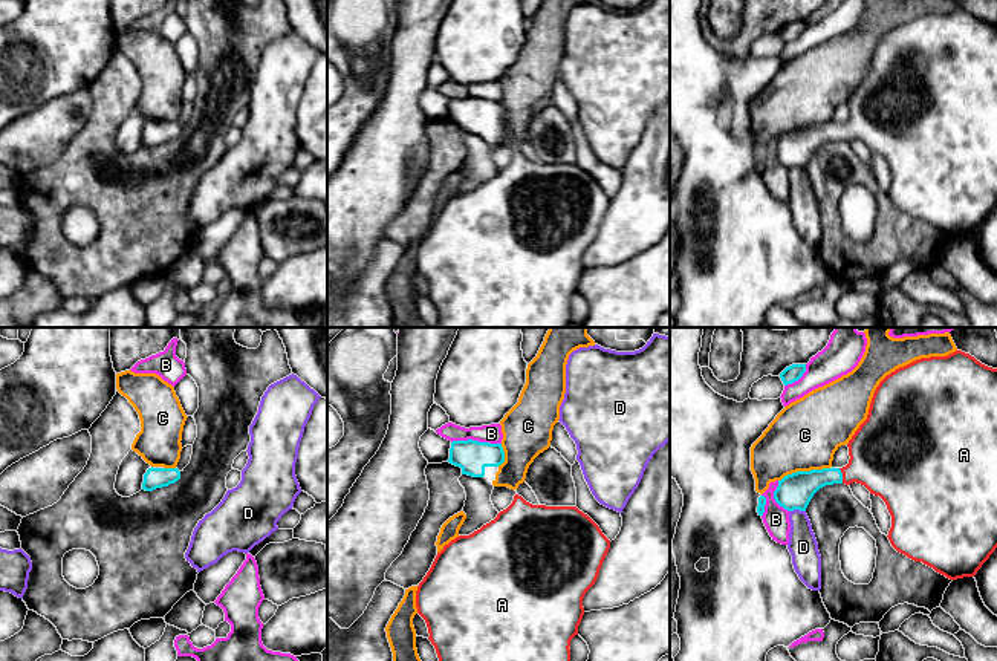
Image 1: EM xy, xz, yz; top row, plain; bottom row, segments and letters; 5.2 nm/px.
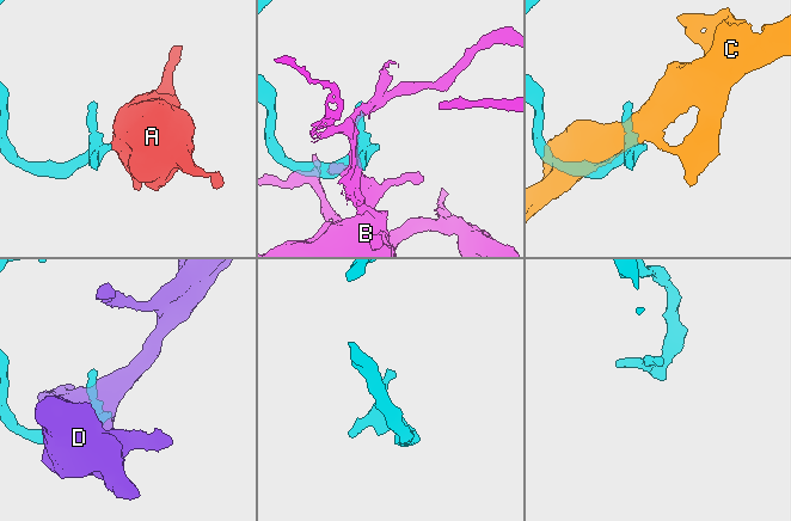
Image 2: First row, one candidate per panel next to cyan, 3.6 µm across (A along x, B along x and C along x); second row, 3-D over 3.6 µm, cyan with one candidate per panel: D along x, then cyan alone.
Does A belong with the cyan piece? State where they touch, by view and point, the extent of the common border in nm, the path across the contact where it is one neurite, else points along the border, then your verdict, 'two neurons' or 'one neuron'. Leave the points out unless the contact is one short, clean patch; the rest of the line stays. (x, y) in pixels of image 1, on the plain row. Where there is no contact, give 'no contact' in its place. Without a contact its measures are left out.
yz (841, 133) | 80 nm | across yz (797, 147), (818, 135), (841, 133), (878, 120), (884, 113) | one neuron

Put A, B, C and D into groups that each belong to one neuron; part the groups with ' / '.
A / B / C / D

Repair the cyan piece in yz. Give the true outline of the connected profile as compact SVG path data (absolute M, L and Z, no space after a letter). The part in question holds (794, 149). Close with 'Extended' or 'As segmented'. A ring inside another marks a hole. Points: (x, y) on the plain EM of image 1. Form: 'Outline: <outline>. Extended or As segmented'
Outline: M962 8L896 26L876 44L867 77L847 104L850 116L843 125L797 129L778 138L775 159L788 168L806 168L820 145L861 141L885 159L891 173L887 194L898 210L950 237L974 234L997 205L997 26Z. Extended

